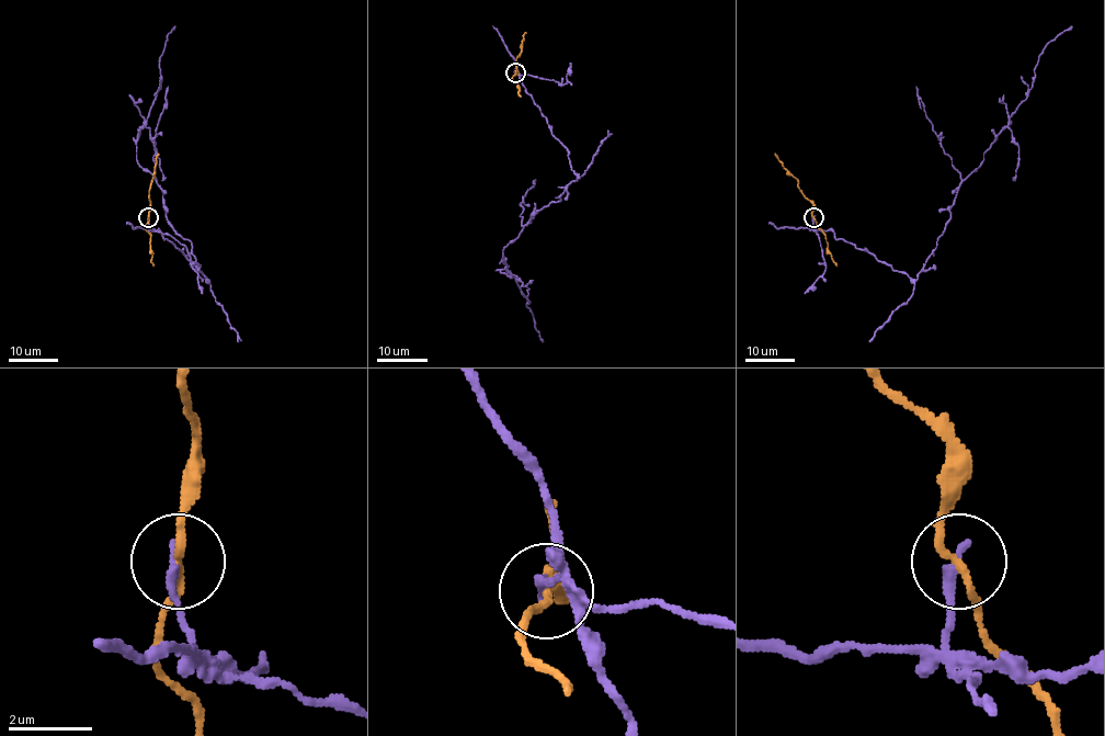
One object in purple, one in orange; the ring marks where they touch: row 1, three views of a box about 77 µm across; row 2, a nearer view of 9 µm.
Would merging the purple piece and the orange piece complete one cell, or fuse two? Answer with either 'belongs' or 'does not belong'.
does not belong

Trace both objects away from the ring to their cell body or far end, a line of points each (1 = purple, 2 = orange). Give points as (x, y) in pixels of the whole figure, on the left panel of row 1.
1: (148, 217), (208, 279), (137, 161), (174, 25)
2: (148, 217), (149, 188), (158, 153)

